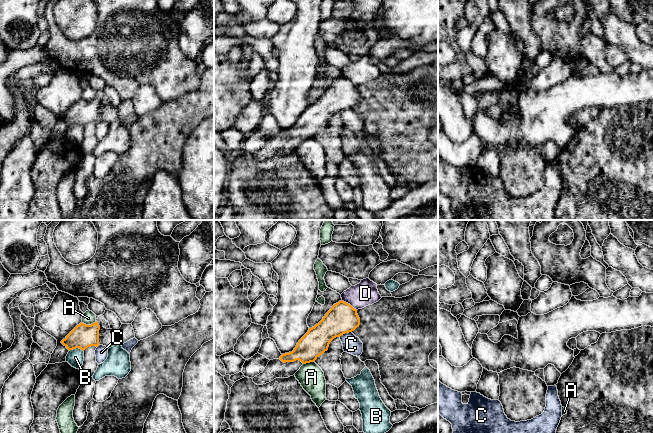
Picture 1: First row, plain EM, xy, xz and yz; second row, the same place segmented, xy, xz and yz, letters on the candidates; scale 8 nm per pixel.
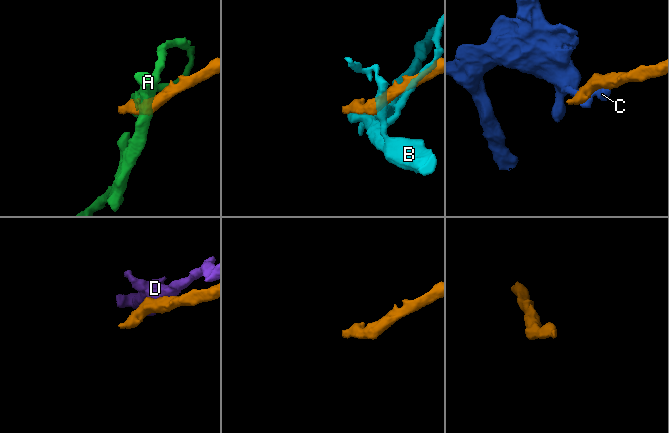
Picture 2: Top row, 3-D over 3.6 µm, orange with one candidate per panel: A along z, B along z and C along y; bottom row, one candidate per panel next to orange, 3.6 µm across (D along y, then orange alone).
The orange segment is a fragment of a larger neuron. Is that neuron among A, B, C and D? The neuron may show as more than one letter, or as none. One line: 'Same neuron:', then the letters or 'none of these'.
Same neuron: none of these

